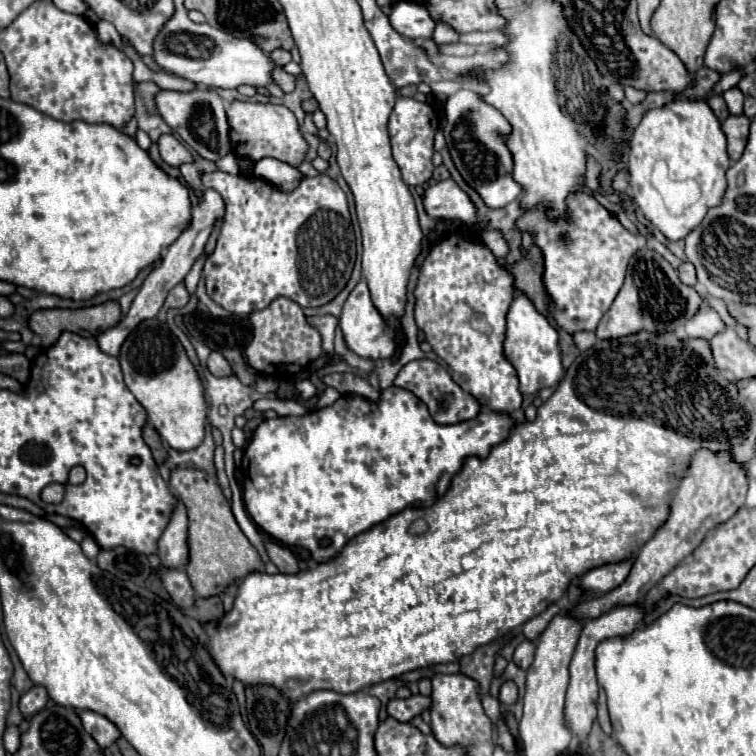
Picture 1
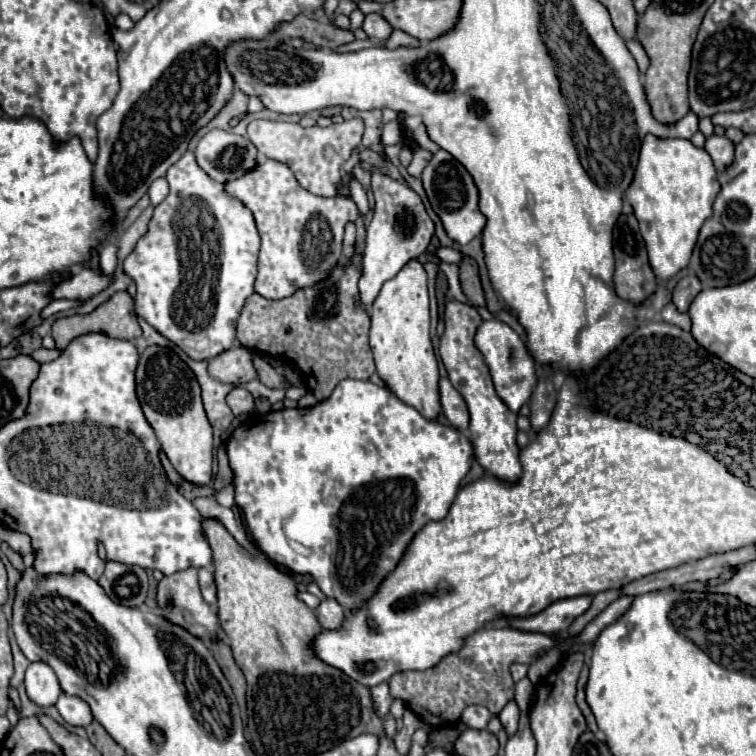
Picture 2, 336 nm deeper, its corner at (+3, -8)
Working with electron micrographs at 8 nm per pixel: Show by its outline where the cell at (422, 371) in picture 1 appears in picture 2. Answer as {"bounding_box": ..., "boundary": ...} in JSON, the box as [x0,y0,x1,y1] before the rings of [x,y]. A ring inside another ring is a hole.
{"bounding_box":[440,379,468,431],"boundary":[[[440,379],[440,403],[442,403],[442,415],[460,431],[468,429],[468,409],[462,399],[462,395],[452,387],[448,379]]]}

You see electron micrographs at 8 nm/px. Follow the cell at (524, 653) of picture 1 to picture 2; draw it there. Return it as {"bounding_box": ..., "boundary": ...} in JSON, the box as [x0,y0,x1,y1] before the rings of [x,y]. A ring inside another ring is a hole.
{"bounding_box":[498,701,520,737],"boundary":[[[510,701],[502,709],[502,713],[498,715],[498,719],[500,719],[500,723],[502,723],[502,727],[504,727],[504,731],[506,731],[508,737],[512,737],[516,733],[516,729],[518,729],[518,717],[520,717],[520,711],[518,711],[518,705],[514,701]]]}

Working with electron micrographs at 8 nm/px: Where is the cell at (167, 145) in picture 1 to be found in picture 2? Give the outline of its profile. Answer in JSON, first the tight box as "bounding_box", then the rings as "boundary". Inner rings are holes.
{"bounding_box":[124,151,260,361],"boundary":[[[192,151],[168,169],[166,179],[170,183],[170,193],[154,207],[148,231],[138,239],[134,251],[126,257],[124,271],[138,287],[134,297],[138,317],[176,343],[190,359],[210,361],[222,351],[228,351],[236,341],[238,315],[246,299],[254,293],[260,235],[252,211],[240,199],[226,195],[224,185],[210,179],[206,171],[198,167]]]}

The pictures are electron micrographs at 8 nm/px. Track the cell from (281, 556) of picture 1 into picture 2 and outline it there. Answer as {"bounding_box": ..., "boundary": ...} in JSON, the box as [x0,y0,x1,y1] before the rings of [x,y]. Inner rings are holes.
{"bounding_box":[316,599,348,629],"boundary":[[[324,599],[320,603],[320,607],[316,609],[316,613],[318,613],[318,621],[324,629],[340,629],[348,617],[346,609],[340,607],[334,599]]]}

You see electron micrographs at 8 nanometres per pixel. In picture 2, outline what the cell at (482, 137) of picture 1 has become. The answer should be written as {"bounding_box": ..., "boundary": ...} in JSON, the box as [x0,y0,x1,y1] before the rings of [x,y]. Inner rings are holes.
{"bounding_box":[422,149,486,245],"boundary":[[[440,149],[430,159],[430,163],[426,165],[426,169],[422,173],[422,185],[424,185],[426,197],[428,197],[434,213],[442,219],[442,225],[452,241],[466,245],[482,233],[482,229],[486,225],[486,217],[478,209],[478,189],[470,177],[470,173],[448,151]]]}

